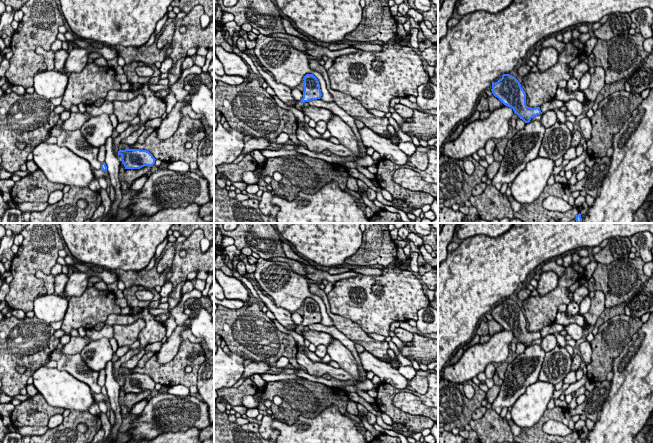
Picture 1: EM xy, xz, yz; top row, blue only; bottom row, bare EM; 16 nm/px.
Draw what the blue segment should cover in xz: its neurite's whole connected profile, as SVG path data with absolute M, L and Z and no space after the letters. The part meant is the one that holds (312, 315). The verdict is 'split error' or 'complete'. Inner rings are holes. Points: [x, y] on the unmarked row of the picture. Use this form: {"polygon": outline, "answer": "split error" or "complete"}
{"polygon": "M306 298L303 304L303 322L294 330L298 334L303 331L305 326L320 323L322 320L319 305L313 298Z", "answer": "split error"}

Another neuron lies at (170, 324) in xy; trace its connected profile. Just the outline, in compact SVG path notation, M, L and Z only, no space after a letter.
M169 317L167 318L166 322L165 322L165 327L166 327L166 337L169 338L172 333L175 331L176 327L177 327L177 323L175 321L174 317Z

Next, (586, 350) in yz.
M585 340L583 343L581 343L580 351L581 351L581 355L582 355L582 358L584 360L585 365L586 366L589 365L591 363L591 360L592 360L591 342L588 342Z

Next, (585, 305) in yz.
M587 296L583 299L583 301L579 304L580 309L579 309L579 314L586 314L590 307L591 307L591 298L590 296Z

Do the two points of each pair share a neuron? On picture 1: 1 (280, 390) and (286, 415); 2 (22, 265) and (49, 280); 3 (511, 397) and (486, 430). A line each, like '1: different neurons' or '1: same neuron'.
1: same neuron
2: different neurons
3: different neurons

